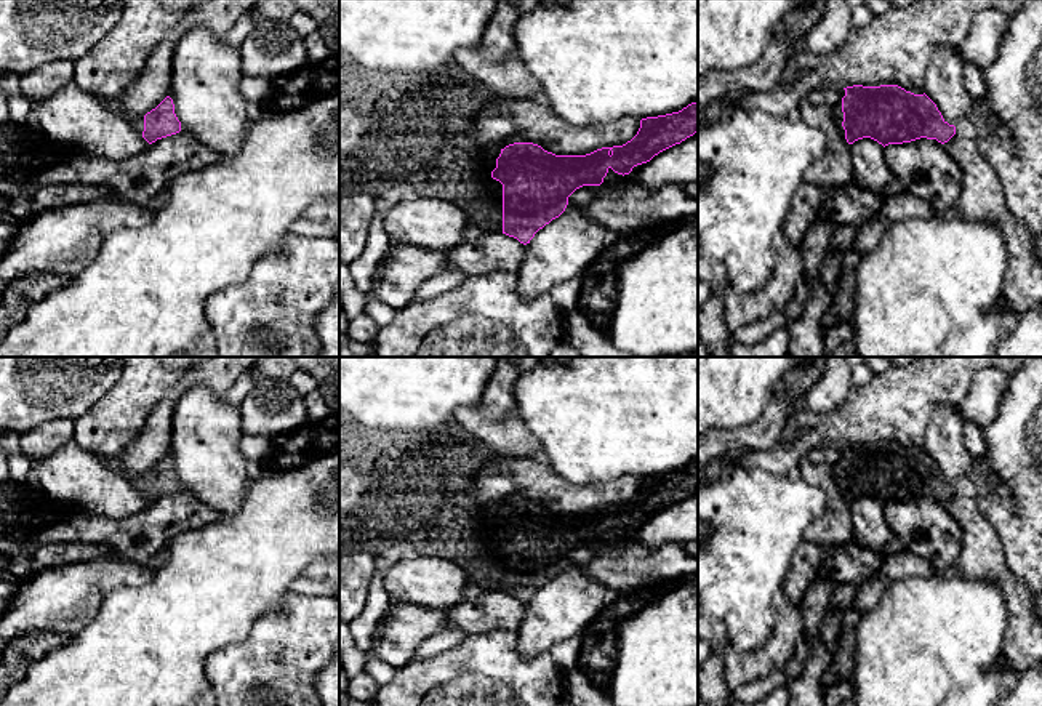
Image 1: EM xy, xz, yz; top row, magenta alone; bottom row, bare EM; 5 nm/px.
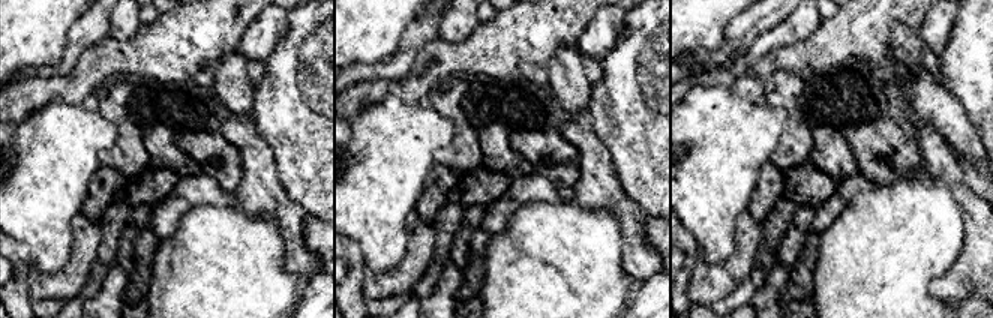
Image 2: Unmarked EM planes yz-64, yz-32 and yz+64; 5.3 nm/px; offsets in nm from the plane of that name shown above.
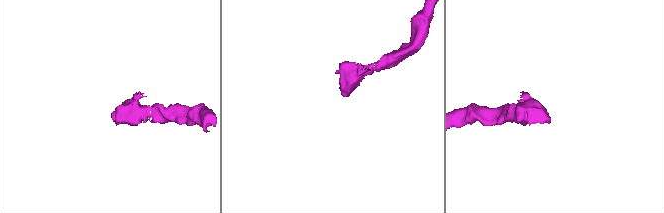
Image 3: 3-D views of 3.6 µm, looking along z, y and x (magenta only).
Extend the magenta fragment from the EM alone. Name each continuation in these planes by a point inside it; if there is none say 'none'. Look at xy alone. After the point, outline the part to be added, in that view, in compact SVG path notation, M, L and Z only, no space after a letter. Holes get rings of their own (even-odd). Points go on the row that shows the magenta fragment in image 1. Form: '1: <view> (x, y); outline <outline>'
1: xy (136, 122); outline M125 115L125 118L130 122L130 125L142 134L144 131L144 115Z

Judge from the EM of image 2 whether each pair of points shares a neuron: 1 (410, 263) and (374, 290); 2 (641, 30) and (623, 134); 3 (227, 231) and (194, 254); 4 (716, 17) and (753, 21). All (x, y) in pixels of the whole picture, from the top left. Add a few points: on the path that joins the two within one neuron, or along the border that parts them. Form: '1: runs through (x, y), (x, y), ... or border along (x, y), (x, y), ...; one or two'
1: runs through (401, 272), (389, 284), (383, 285); one
2: runs through (623, 56), (623, 108); one
3: runs through (219, 239), (201, 254); one
4: border along (737, 15), (728, 24), (725, 39), (716, 50); two

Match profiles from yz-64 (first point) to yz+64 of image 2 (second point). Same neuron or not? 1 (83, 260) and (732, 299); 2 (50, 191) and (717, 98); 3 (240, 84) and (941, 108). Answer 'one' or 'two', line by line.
1: two
2: one
3: two

